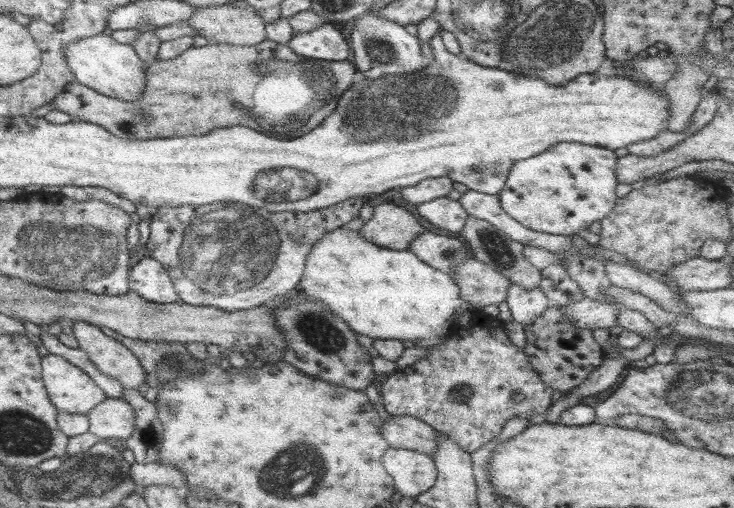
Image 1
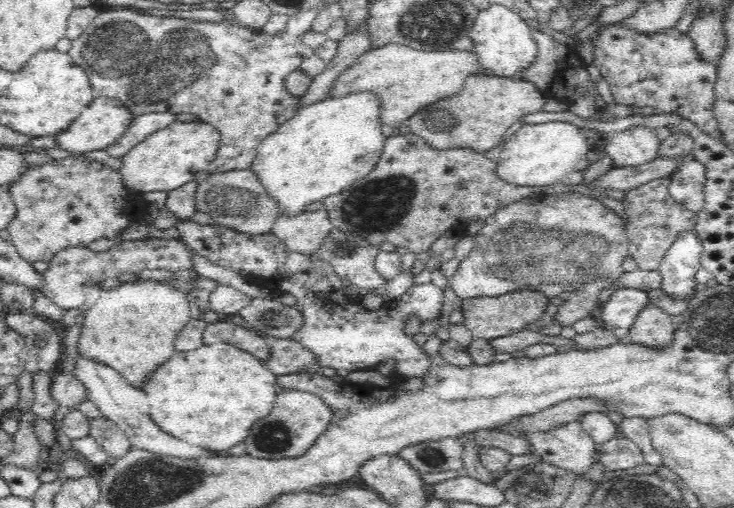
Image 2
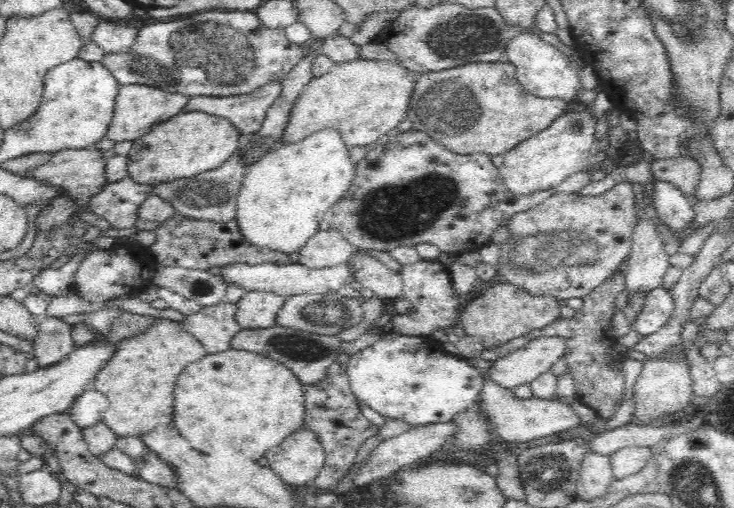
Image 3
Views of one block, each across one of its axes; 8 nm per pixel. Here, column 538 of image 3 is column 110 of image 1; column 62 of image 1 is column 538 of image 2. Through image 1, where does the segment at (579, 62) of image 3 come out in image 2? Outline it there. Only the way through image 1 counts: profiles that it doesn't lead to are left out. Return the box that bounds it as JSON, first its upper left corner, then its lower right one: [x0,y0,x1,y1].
[470,5,539,78]

